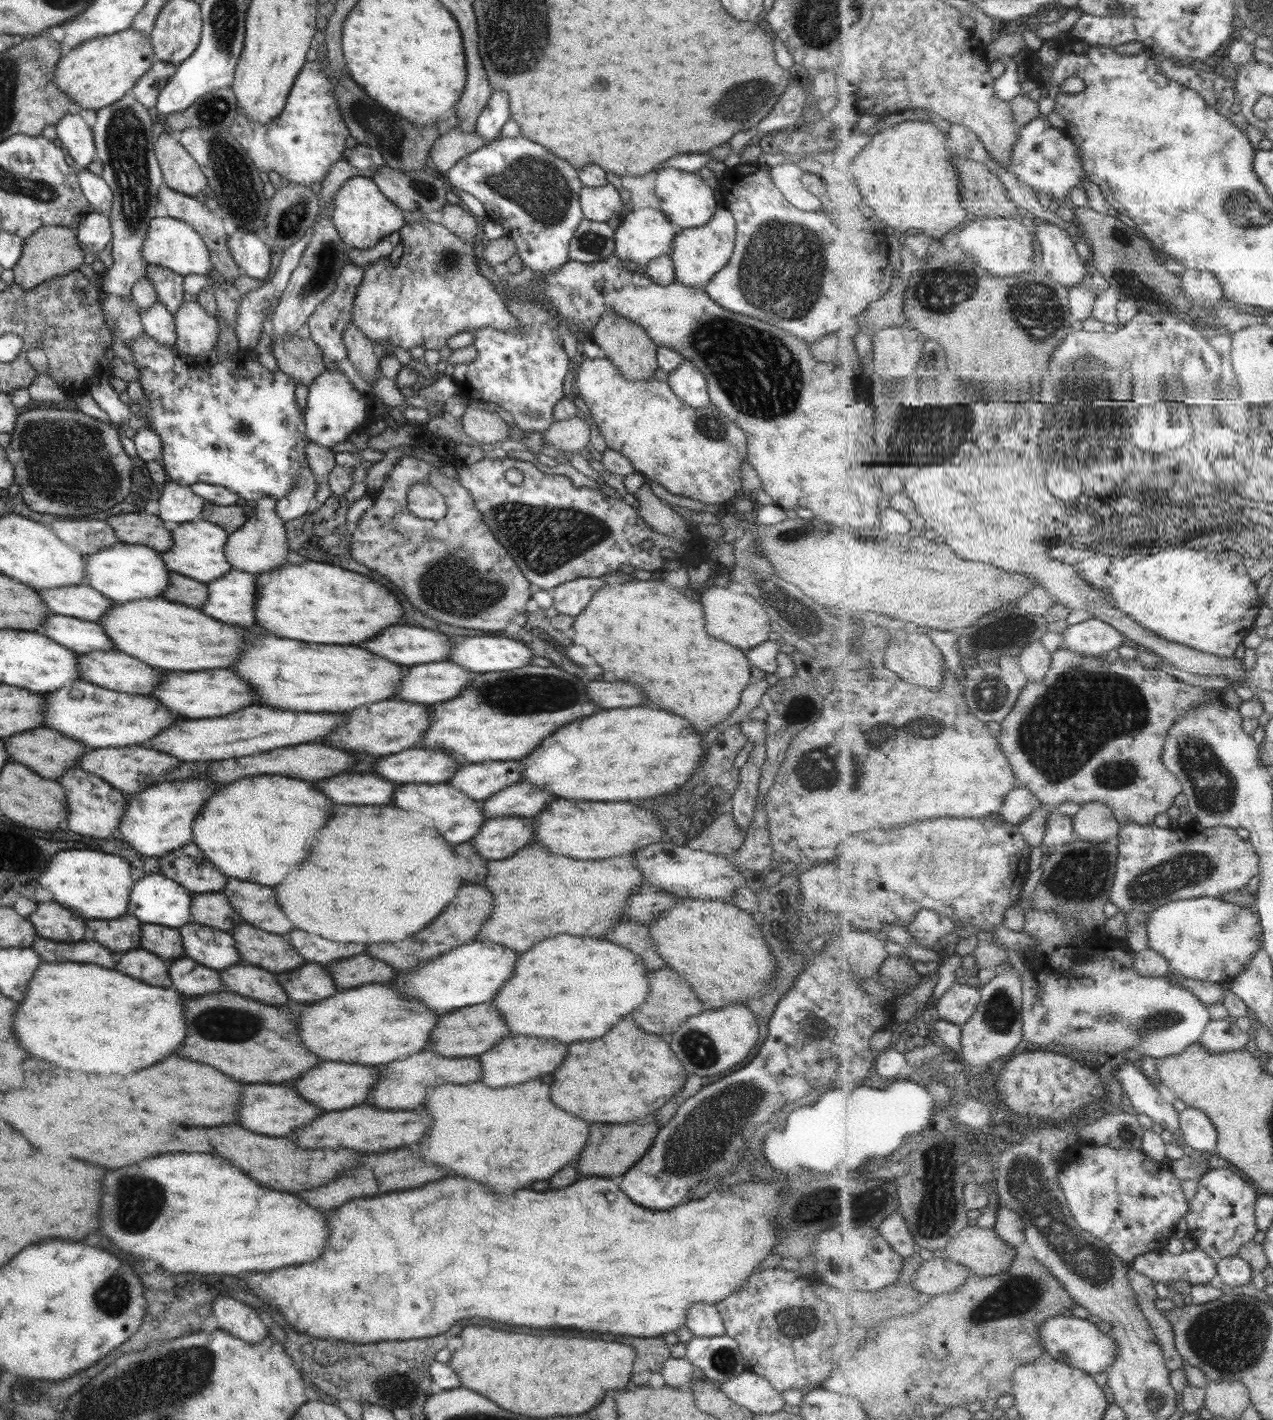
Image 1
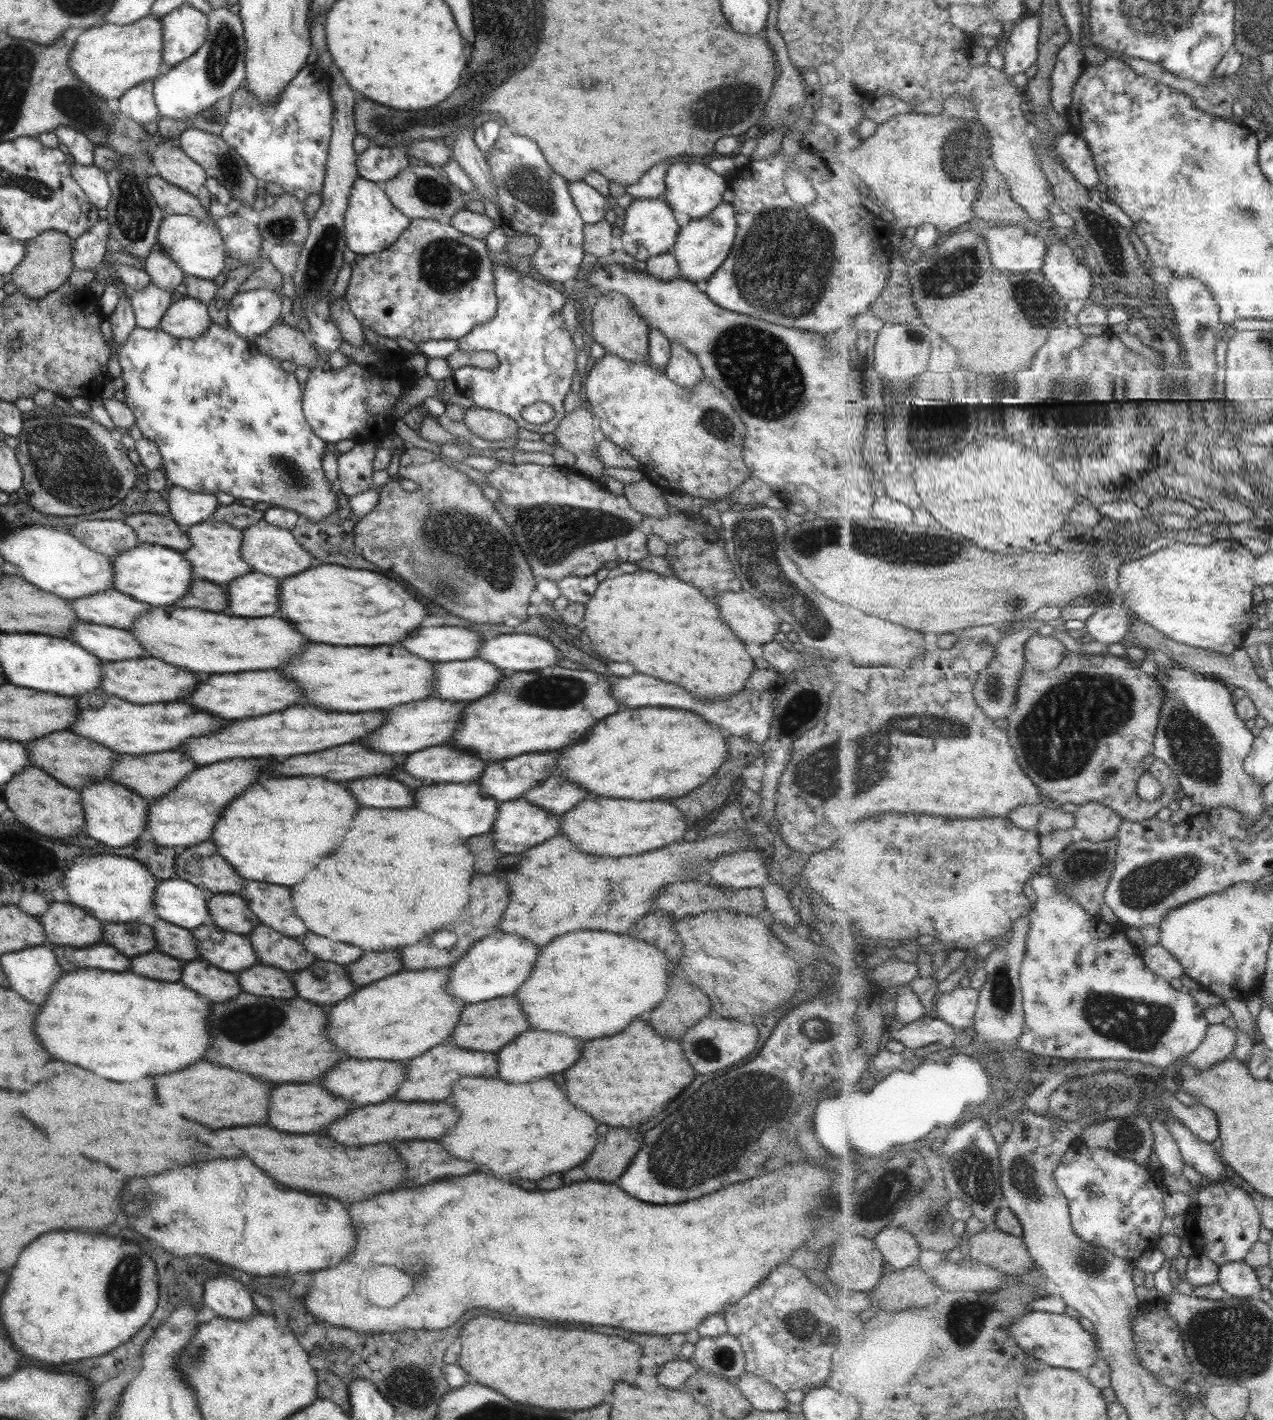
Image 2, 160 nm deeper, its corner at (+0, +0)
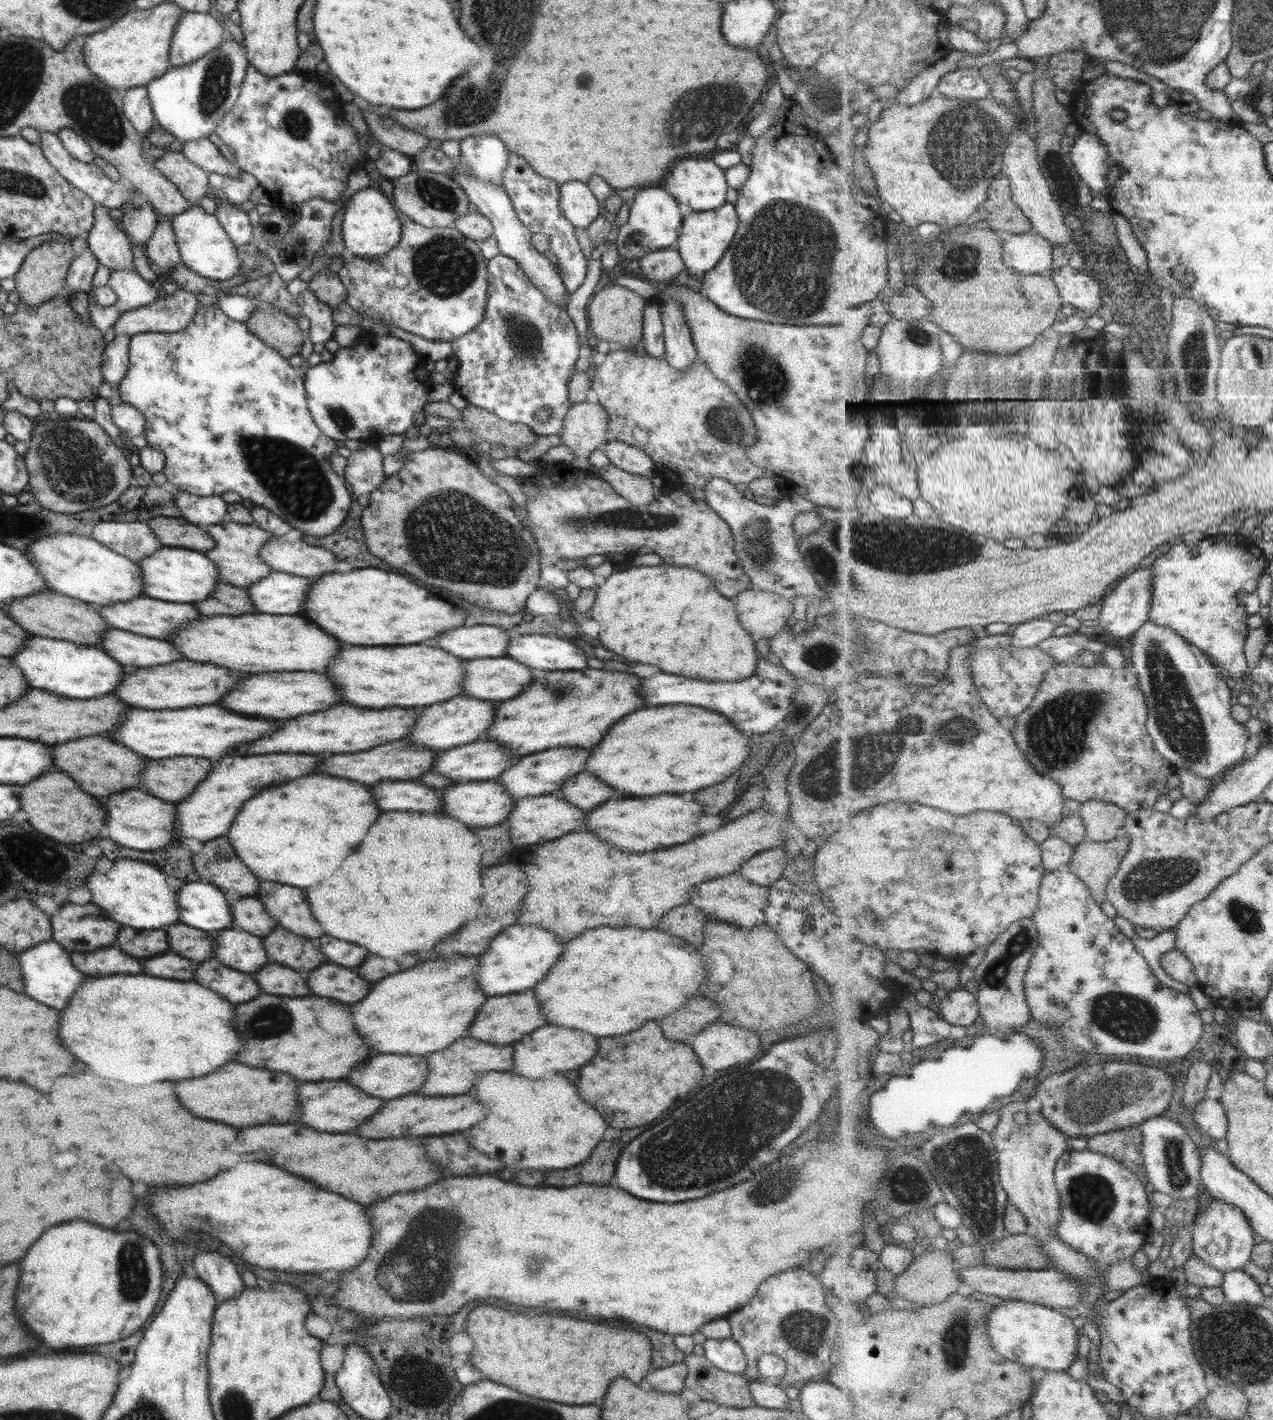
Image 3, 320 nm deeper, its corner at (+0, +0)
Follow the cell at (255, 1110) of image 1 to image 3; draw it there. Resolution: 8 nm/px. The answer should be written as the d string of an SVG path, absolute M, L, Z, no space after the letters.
M323 1080L323 1082L307 1082L299 1086L299 1108L301 1108L301 1124L311 1126L315 1130L323 1132L349 1132L355 1130L359 1124L363 1124L367 1118L371 1118L381 1106L384 1100L373 1098L363 1094L359 1088L347 1084L345 1080Z

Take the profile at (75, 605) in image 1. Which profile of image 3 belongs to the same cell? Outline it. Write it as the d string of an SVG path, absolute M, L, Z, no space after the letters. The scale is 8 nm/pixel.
M136 596L127 602L96 606L95 609L113 628L164 641L188 622L201 617L200 612L191 603L163 602L145 596Z

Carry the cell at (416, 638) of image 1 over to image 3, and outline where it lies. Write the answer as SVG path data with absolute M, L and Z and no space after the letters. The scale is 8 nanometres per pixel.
M472 625L447 630L433 644L447 650L455 658L471 661L477 658L505 657L509 641L507 631L504 631L501 627Z

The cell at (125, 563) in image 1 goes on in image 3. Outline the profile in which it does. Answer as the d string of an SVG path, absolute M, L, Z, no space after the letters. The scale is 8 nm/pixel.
M162 547L149 557L135 562L142 570L143 589L141 594L163 602L191 603L201 602L213 595L220 581L215 563L202 552L179 547Z

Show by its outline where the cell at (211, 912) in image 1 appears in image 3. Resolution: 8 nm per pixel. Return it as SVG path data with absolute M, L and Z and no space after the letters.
M254 896L241 897L230 906L232 928L263 938L278 926L277 921Z

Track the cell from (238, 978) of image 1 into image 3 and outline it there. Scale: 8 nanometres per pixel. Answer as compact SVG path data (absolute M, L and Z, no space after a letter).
M268 963L253 974L261 993L279 997L307 997L311 994L305 976L277 963Z

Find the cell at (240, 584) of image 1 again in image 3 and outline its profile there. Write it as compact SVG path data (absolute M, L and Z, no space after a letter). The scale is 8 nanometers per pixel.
M270 571L265 578L244 591L249 595L257 613L301 614L303 600L311 585L313 579Z

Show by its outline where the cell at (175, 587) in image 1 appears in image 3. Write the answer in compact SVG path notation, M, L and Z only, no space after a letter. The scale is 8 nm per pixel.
M221 581L217 582L213 595L191 604L204 616L239 616L256 612L247 592Z

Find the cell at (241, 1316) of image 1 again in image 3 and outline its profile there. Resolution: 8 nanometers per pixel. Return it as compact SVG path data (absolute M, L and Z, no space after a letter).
M195 1250L192 1263L196 1277L212 1290L217 1303L237 1296L243 1288L235 1264L217 1252Z

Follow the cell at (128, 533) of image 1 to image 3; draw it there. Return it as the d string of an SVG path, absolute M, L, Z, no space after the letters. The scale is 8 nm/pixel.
M180 516L159 517L147 521L149 530L161 542L162 547L179 547L205 553L215 547L215 542L199 528L187 523Z

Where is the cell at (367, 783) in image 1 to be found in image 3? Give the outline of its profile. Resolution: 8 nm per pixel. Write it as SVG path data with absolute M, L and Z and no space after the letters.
M379 782L371 786L371 792L381 810L415 810L415 812L439 812L439 792L415 784L415 782Z

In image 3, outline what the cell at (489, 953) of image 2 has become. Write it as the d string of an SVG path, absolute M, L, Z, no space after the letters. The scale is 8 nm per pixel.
M507 926L479 954L476 983L486 994L486 998L523 992L545 978L561 952L563 944L559 942L559 938L539 926Z

